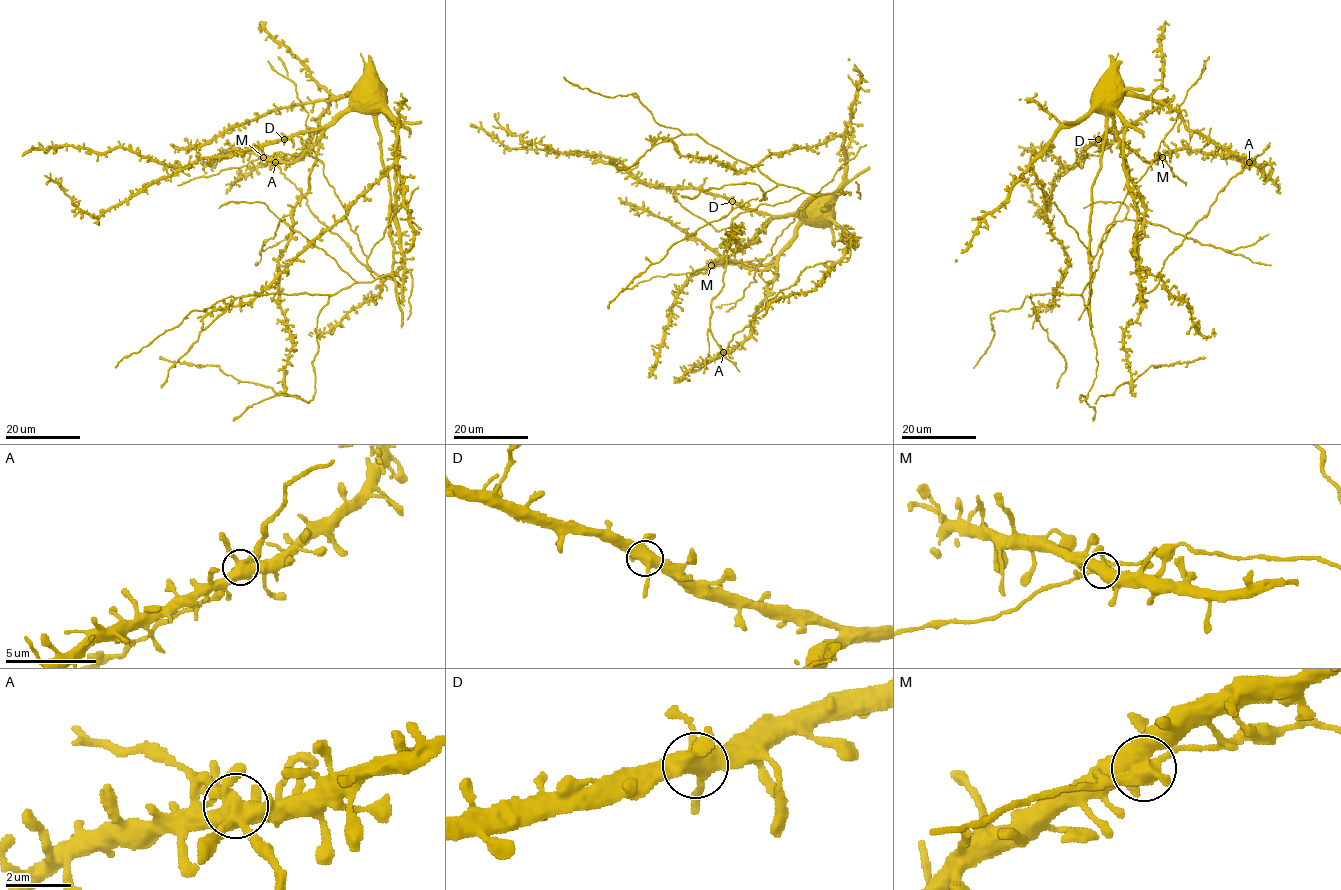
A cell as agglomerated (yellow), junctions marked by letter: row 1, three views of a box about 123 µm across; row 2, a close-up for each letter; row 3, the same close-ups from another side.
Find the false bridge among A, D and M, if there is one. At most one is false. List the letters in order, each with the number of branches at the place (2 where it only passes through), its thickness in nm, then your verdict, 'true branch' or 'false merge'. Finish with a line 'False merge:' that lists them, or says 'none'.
A: branches 5; calibre 550 nm; true branch
D: branches 5; calibre 480 nm; true branch
M: branches 5; calibre 550 nm; true branch
False merge: none

